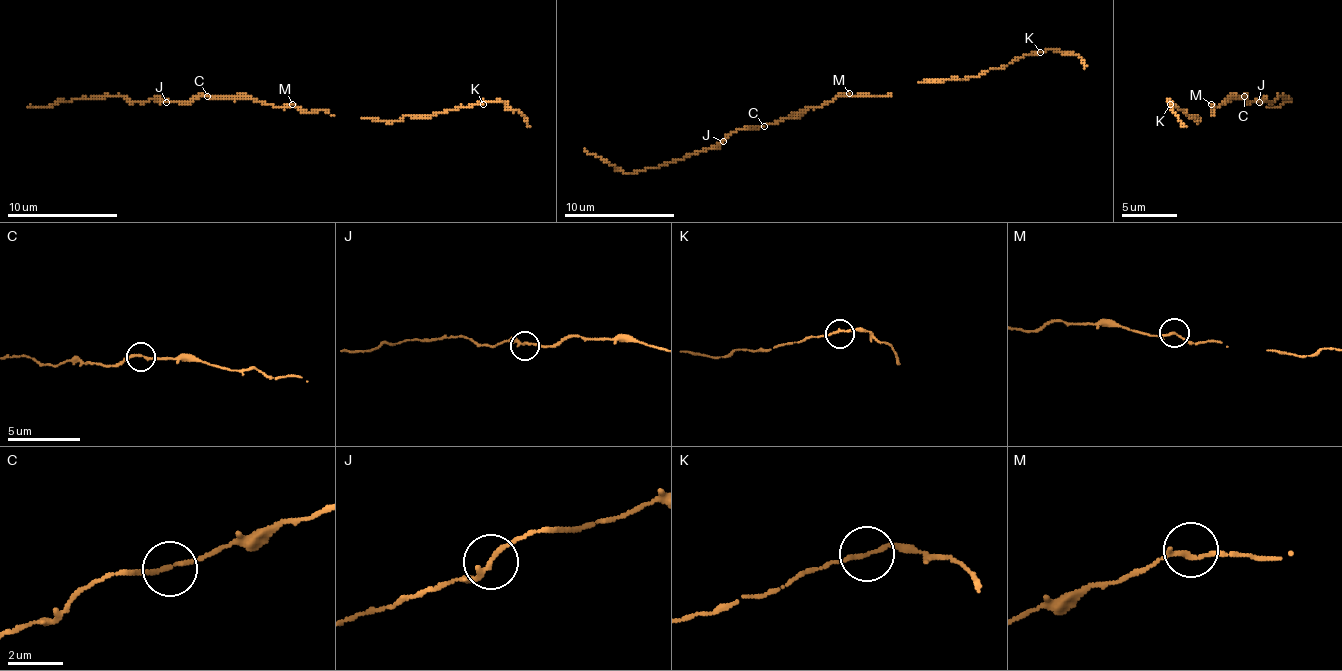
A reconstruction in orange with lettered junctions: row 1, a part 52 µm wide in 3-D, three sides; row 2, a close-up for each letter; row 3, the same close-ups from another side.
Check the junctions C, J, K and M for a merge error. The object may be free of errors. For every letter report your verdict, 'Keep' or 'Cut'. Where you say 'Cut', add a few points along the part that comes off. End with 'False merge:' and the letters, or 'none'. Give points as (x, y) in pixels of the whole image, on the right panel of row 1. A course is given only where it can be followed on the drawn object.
C: Keep
J: Keep
K: Keep
M: Keep
False merge: none

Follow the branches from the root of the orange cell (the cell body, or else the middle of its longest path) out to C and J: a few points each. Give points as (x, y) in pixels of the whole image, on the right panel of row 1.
C: (1217, 107), (1228, 99), (1244, 96)
J: (1217, 107), (1228, 99), (1244, 96), (1247, 102), (1258, 102)

